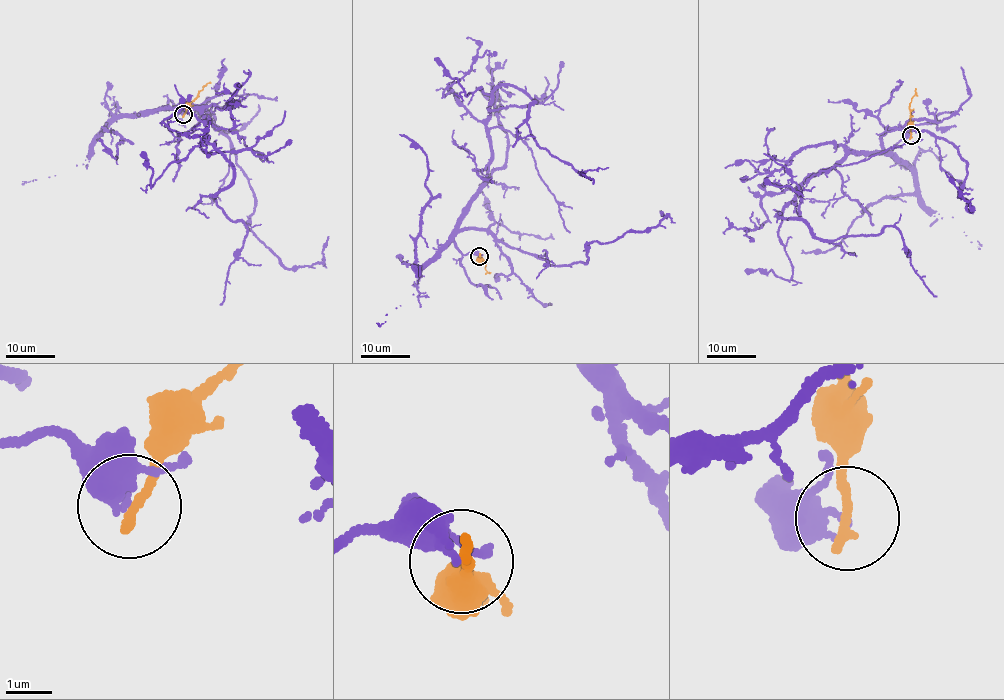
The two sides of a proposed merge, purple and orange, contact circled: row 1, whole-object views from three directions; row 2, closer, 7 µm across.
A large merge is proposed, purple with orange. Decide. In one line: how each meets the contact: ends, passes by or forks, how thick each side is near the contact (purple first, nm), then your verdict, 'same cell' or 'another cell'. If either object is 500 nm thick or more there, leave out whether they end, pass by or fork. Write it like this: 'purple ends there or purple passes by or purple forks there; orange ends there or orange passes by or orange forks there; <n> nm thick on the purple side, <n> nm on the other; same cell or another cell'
purple ends there; orange ends there; 260 nm thick on the purple side, 240 nm on the other; another cell

